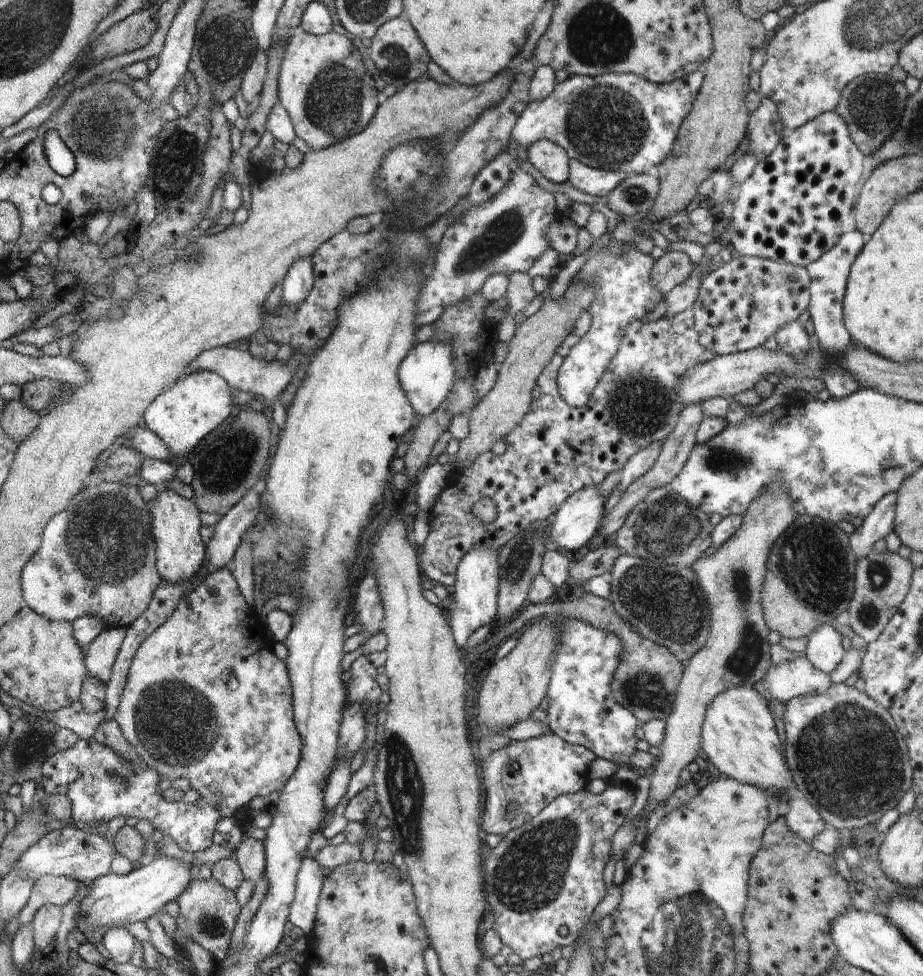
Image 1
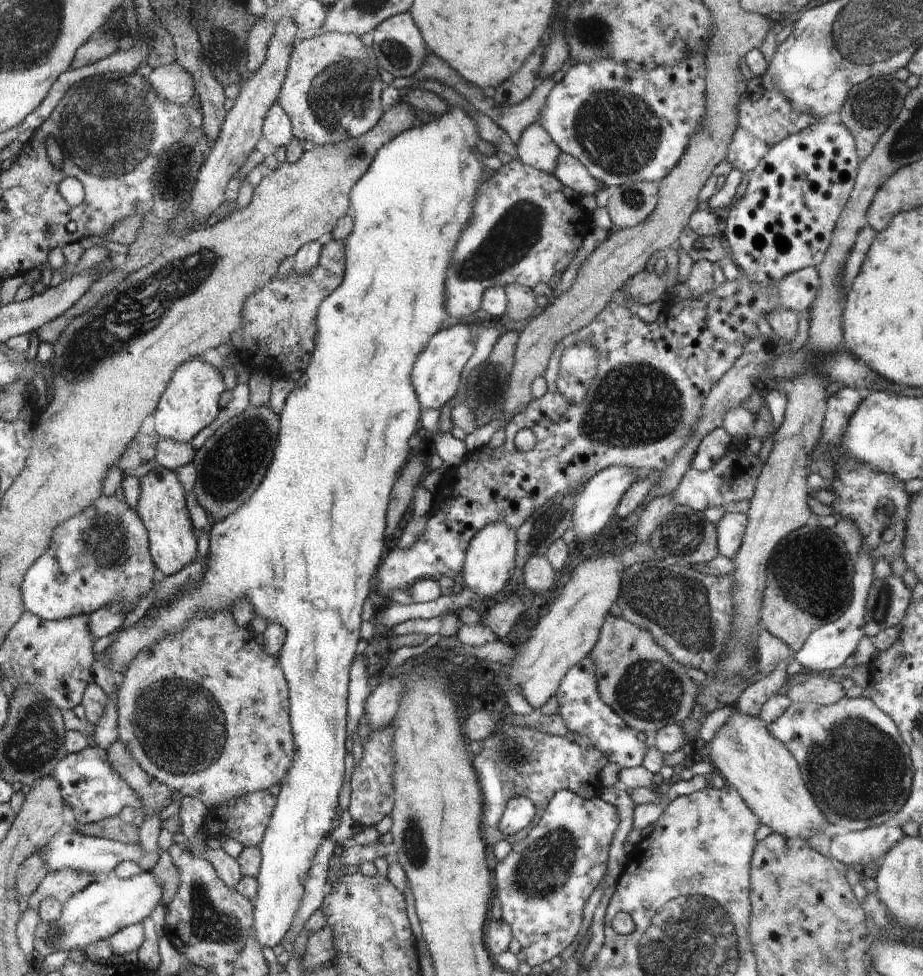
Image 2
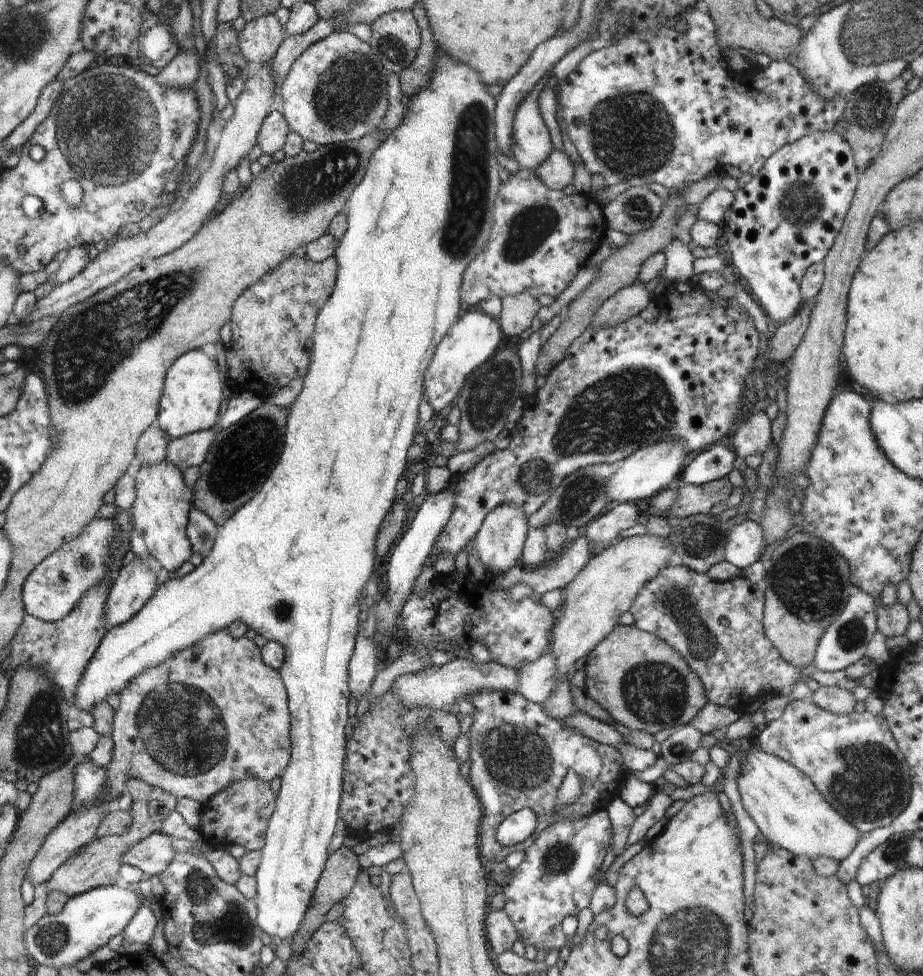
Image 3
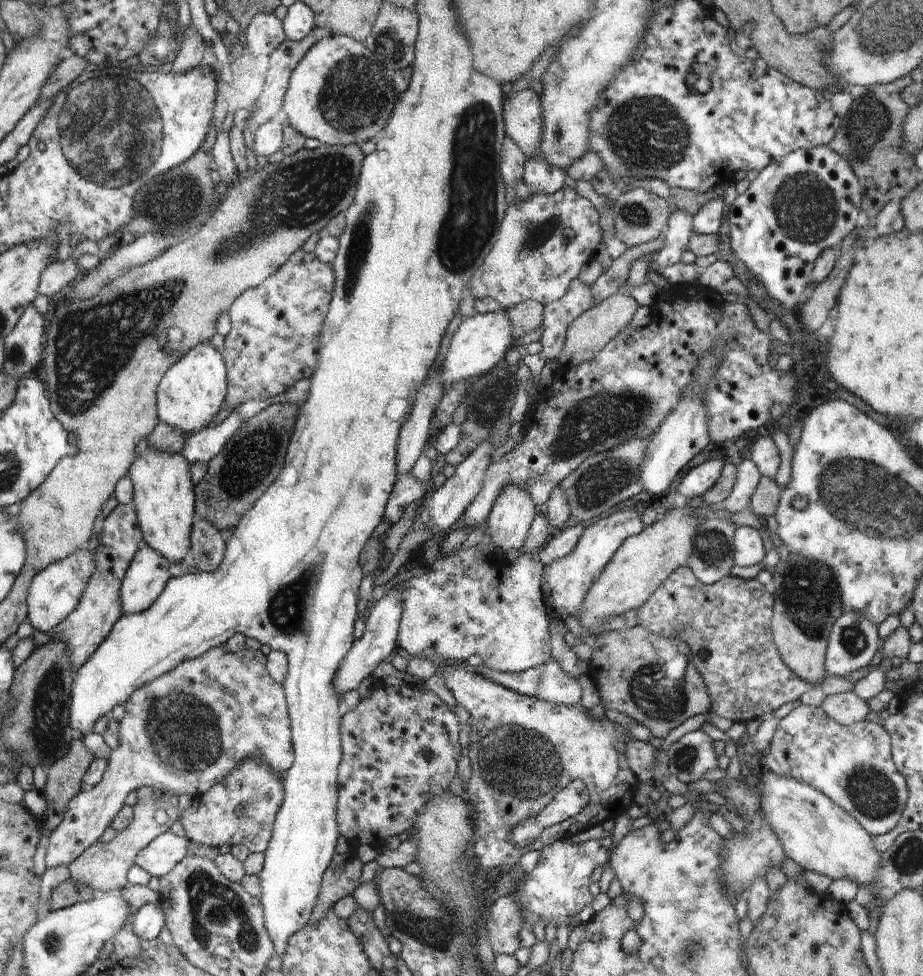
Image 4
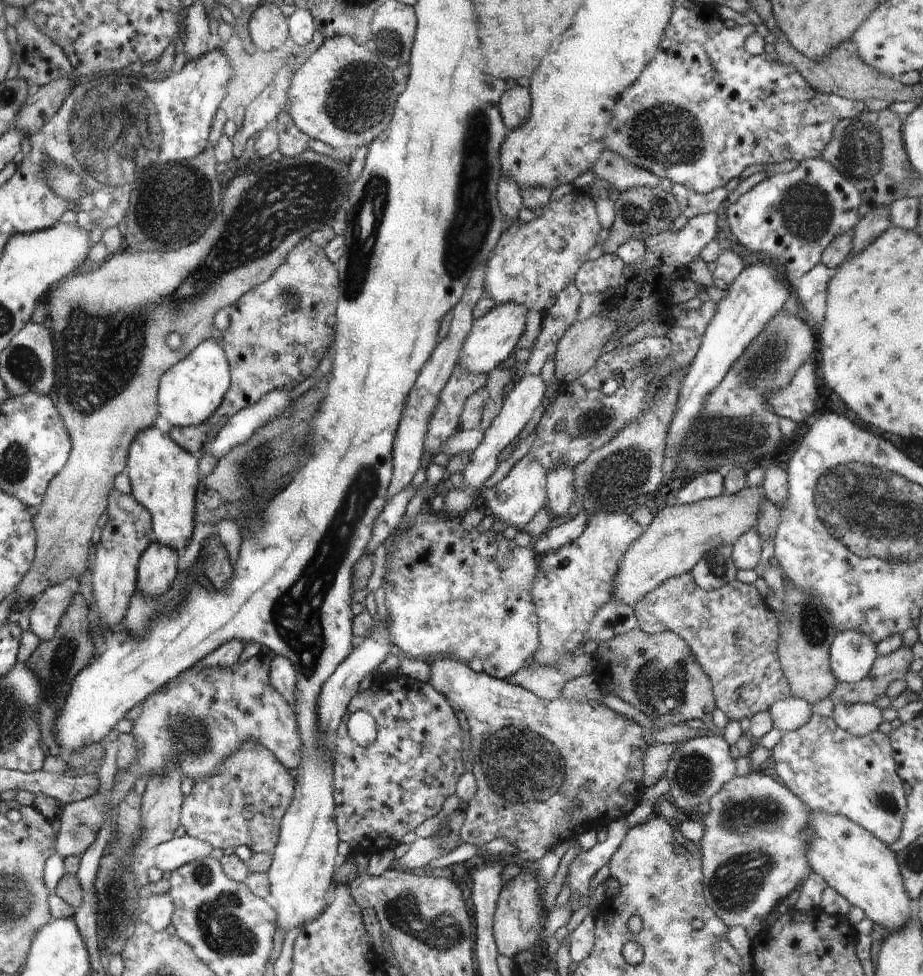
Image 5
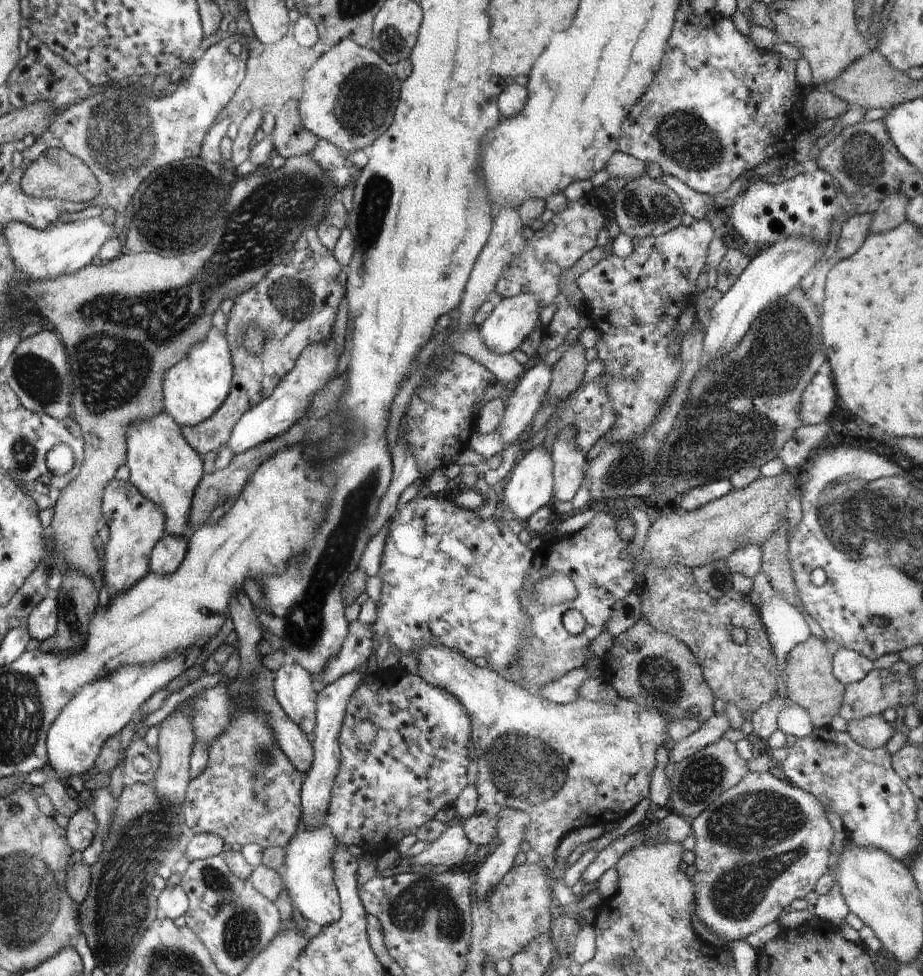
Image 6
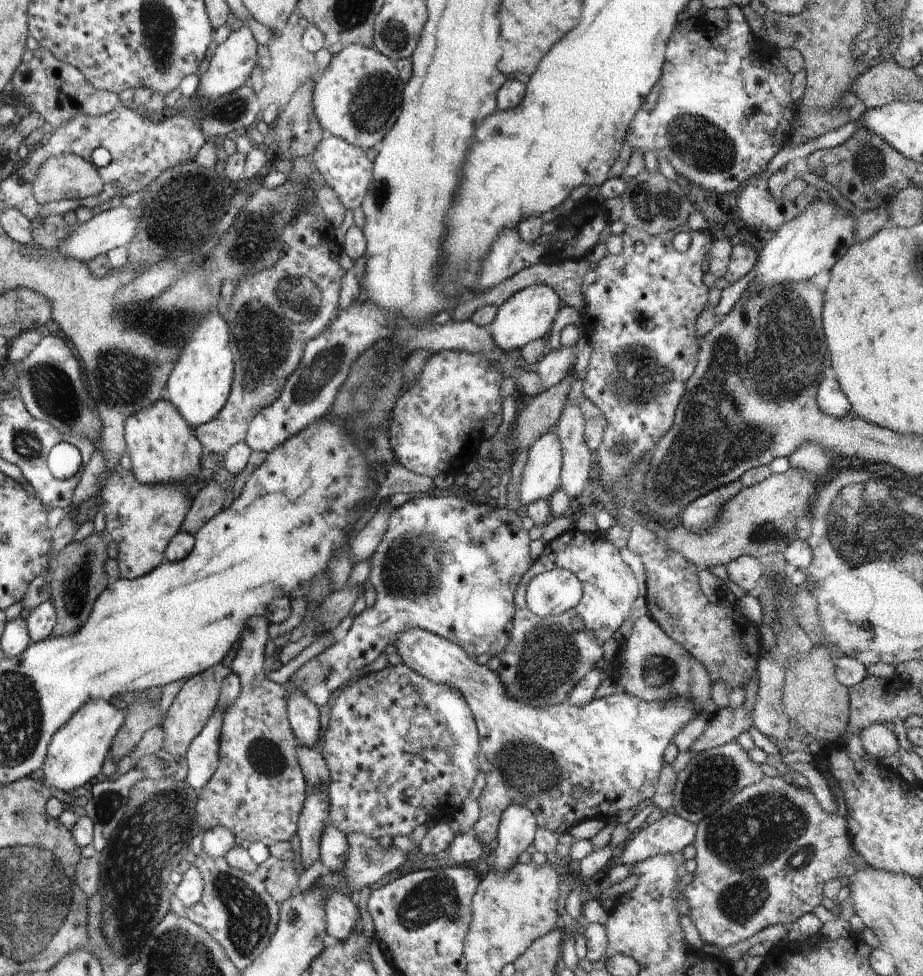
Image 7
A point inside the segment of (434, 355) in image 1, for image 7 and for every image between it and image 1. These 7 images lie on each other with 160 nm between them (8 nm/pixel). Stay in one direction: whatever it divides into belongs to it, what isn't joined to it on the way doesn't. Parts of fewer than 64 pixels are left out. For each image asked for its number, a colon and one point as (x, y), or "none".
2: (436, 376)
3: (475, 338)
4: (480, 342)
5: (493, 337)
6: (514, 318)
7: (528, 315)

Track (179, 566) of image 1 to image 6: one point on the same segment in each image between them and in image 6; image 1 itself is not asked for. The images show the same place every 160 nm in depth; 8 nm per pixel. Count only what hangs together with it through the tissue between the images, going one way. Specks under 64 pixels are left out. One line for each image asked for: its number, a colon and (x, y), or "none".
2: (172, 539)
3: (160, 513)
4: (163, 496)
5: (163, 475)
6: (163, 465)

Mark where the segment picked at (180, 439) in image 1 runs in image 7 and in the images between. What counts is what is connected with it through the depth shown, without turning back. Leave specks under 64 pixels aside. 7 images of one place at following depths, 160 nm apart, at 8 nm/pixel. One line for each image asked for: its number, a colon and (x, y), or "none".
2: (191, 405)
3: (193, 390)
4: (194, 390)
5: (193, 389)
6: (194, 391)
7: (199, 388)

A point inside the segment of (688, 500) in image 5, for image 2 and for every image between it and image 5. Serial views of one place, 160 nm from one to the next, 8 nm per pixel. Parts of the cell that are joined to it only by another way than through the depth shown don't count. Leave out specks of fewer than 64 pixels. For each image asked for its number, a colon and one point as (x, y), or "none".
2: (713, 446)
3: (717, 462)
4: (701, 478)

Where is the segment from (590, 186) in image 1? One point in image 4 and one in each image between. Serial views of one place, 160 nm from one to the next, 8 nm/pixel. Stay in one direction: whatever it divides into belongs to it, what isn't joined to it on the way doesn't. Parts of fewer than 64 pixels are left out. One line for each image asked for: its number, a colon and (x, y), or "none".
2: (570, 172)
3: (557, 171)
4: (540, 177)

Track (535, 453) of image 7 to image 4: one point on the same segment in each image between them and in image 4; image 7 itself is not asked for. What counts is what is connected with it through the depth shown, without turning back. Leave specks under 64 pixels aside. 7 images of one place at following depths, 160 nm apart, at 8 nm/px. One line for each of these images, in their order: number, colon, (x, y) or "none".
4: (512, 513)
5: (516, 499)
6: (529, 486)

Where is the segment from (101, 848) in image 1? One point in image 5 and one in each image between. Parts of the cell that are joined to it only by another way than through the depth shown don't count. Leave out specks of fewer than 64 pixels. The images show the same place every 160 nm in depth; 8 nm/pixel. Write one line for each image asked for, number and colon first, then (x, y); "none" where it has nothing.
2: (67, 850)
3: (151, 856)
4: (160, 856)
5: (170, 855)

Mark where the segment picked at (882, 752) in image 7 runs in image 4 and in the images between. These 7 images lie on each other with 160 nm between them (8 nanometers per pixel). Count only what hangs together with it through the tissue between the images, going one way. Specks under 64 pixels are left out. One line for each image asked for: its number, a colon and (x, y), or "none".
4: (847, 708)
5: (860, 719)
6: (873, 732)

